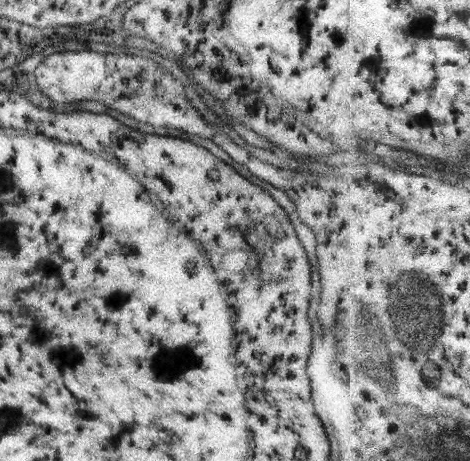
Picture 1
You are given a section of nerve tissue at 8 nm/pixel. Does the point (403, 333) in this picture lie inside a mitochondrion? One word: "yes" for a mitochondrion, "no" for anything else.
yes

